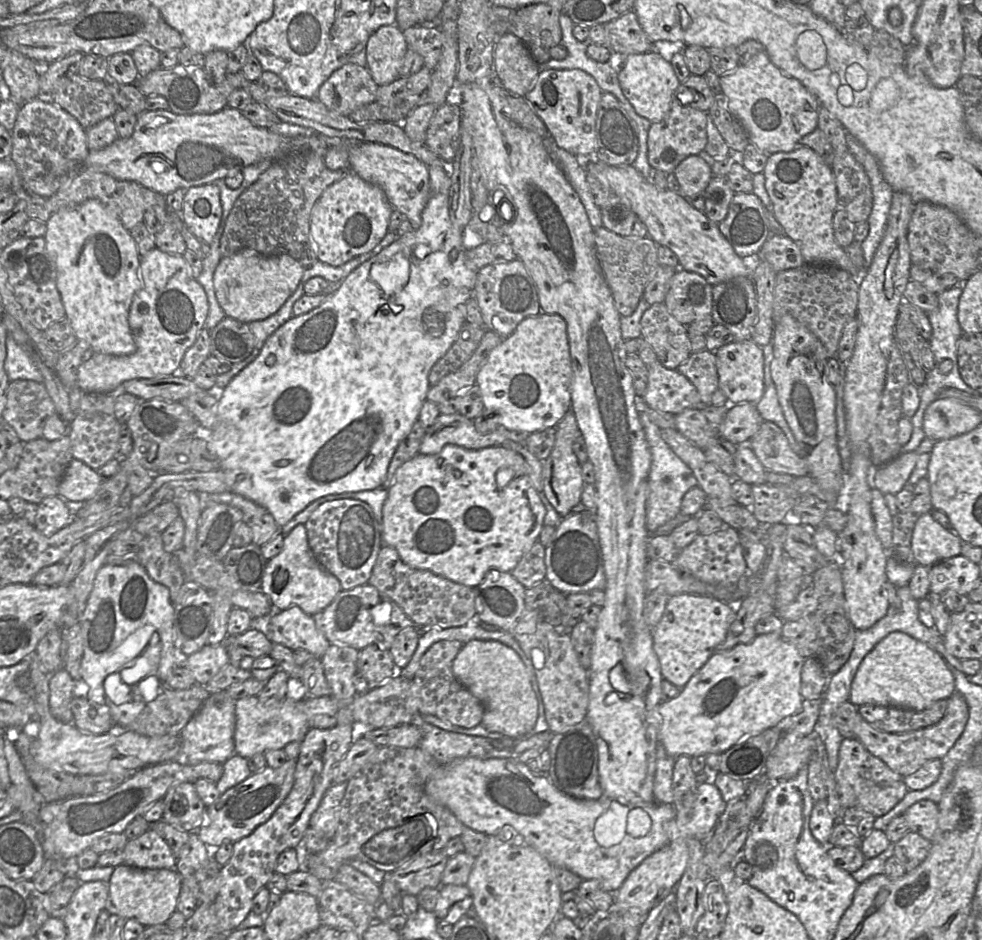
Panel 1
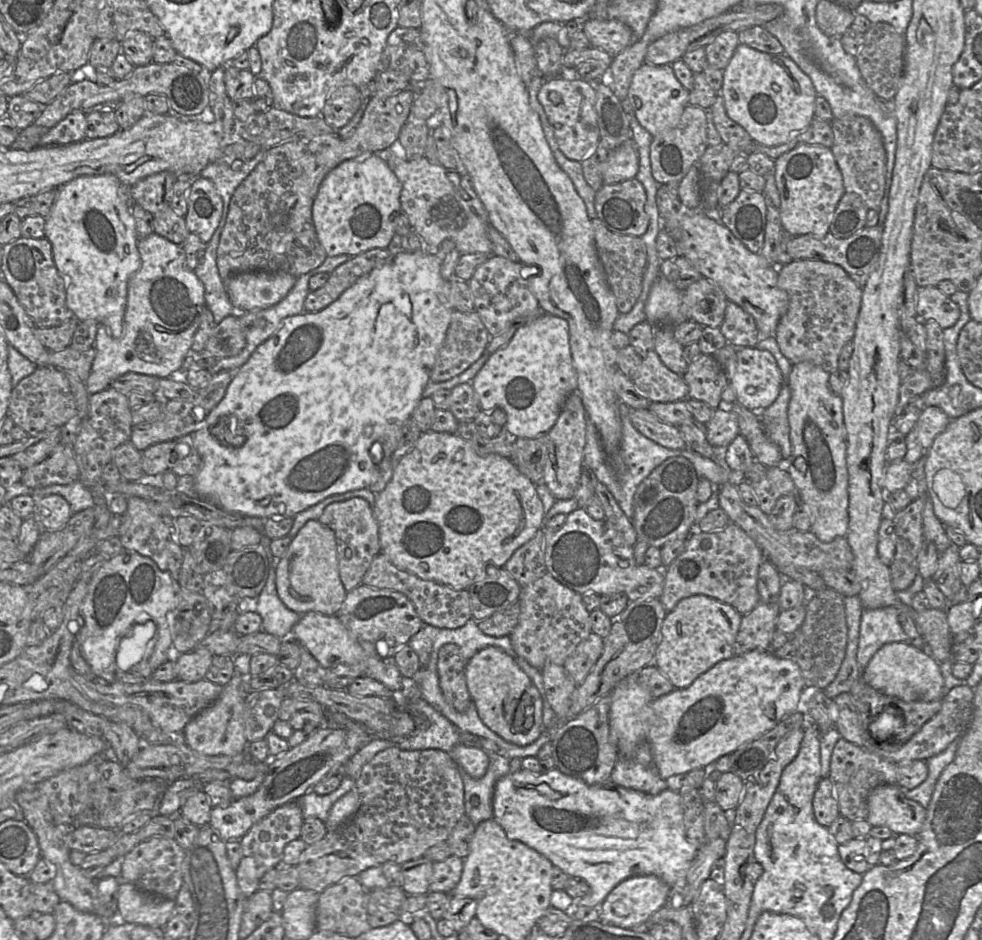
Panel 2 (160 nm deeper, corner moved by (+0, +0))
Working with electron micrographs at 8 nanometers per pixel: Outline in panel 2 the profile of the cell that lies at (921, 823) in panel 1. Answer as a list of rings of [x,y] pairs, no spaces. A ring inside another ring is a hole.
[[[880,785],[868,796],[867,821],[872,827],[885,826],[894,835],[918,836],[927,809],[908,799],[898,785]]]

